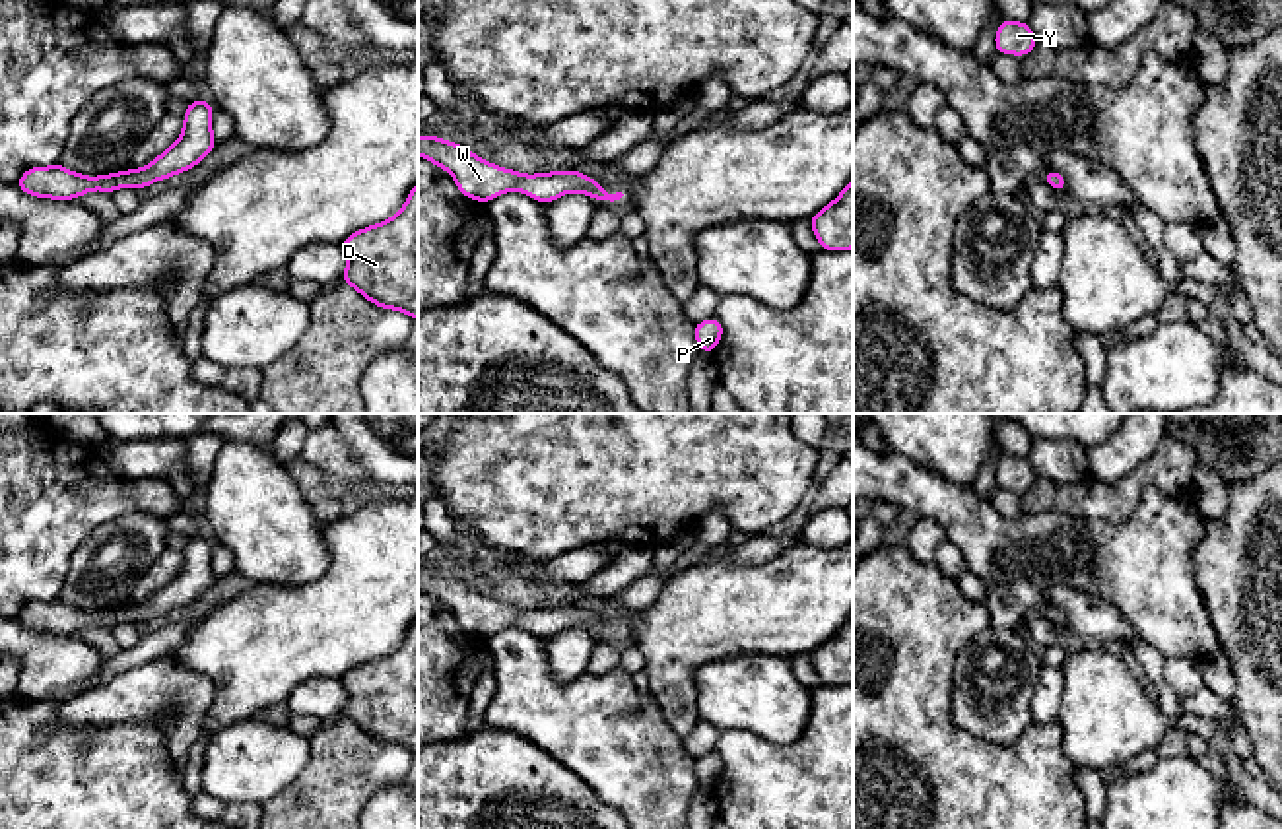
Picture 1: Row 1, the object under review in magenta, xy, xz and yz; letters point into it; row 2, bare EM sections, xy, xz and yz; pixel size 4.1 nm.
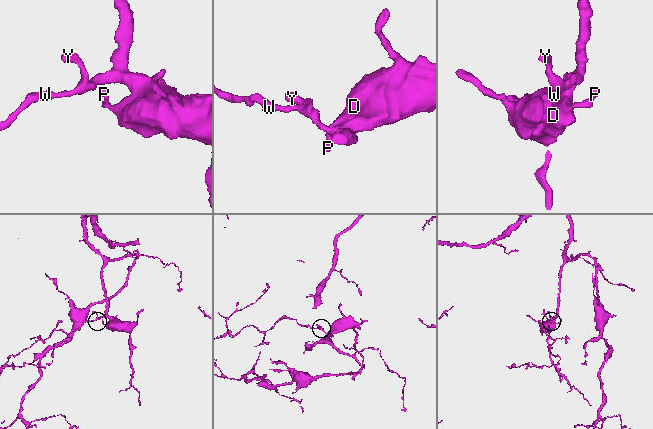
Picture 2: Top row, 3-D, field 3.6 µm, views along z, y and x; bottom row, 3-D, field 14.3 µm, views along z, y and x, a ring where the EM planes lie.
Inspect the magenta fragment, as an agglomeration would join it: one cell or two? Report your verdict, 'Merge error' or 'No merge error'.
No merge error

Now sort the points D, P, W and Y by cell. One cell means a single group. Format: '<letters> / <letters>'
D P W Y

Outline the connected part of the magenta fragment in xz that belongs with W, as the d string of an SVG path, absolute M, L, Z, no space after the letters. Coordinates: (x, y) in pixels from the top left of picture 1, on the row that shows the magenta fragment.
M418 136L418 155L447 169L462 196L482 204L505 192L524 192L542 204L550 204L567 192L581 192L596 200L620 200L624 194L608 194L596 179L577 169L523 175L480 159L462 144L451 144L437 136Z

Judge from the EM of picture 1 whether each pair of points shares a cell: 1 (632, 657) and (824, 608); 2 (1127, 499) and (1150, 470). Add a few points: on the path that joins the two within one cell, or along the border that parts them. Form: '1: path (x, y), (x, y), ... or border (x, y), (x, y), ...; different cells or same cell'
1: border (630, 645), (641, 657), (643, 668); different cells
2: path (1129, 492), (1143, 478); same cell

